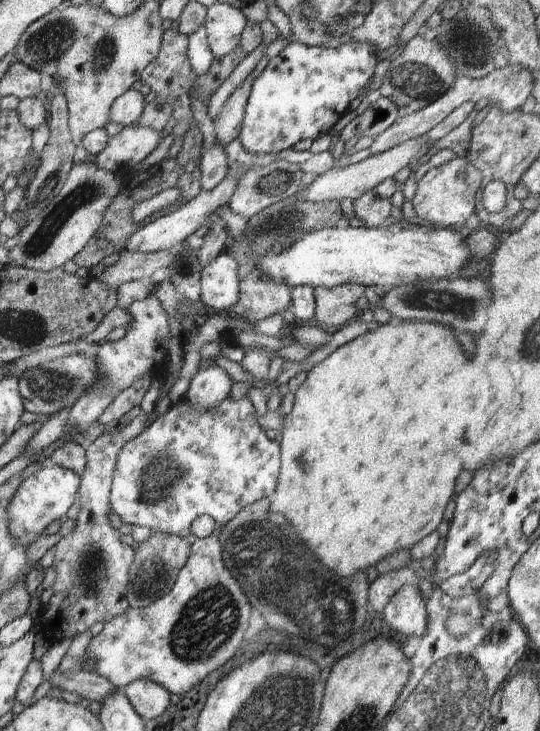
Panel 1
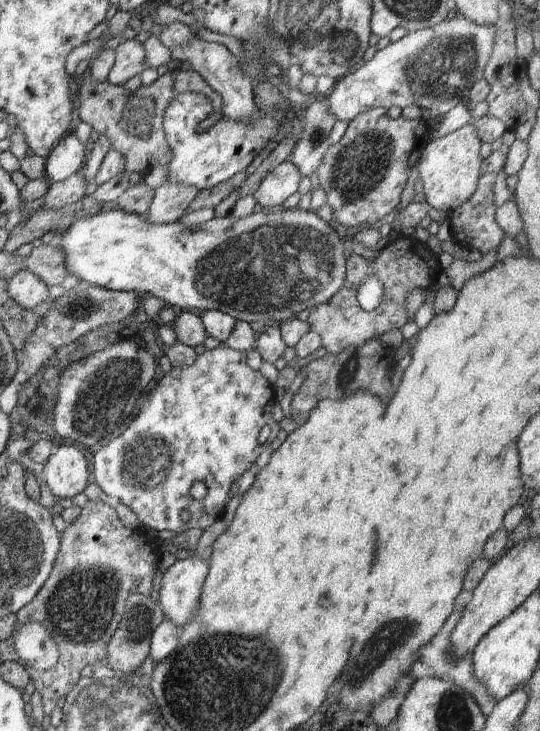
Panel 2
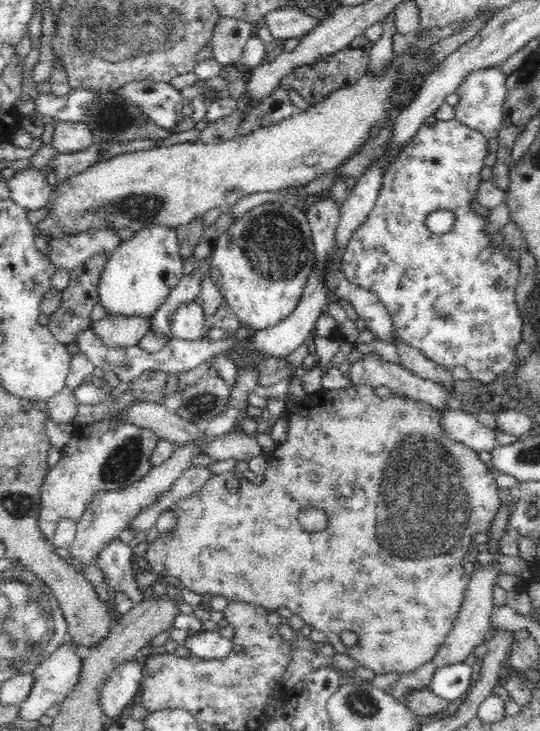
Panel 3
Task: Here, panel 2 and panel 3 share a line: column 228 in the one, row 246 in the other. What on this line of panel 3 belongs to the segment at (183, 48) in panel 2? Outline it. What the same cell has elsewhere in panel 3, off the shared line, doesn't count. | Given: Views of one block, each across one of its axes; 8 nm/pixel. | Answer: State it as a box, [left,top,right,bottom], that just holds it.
[46,228,121,272]

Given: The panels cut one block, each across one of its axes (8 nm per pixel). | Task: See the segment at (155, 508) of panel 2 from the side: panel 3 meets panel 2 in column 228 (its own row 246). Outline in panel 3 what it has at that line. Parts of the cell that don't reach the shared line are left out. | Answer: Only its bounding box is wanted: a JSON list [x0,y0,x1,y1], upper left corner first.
[341,119,522,380]

